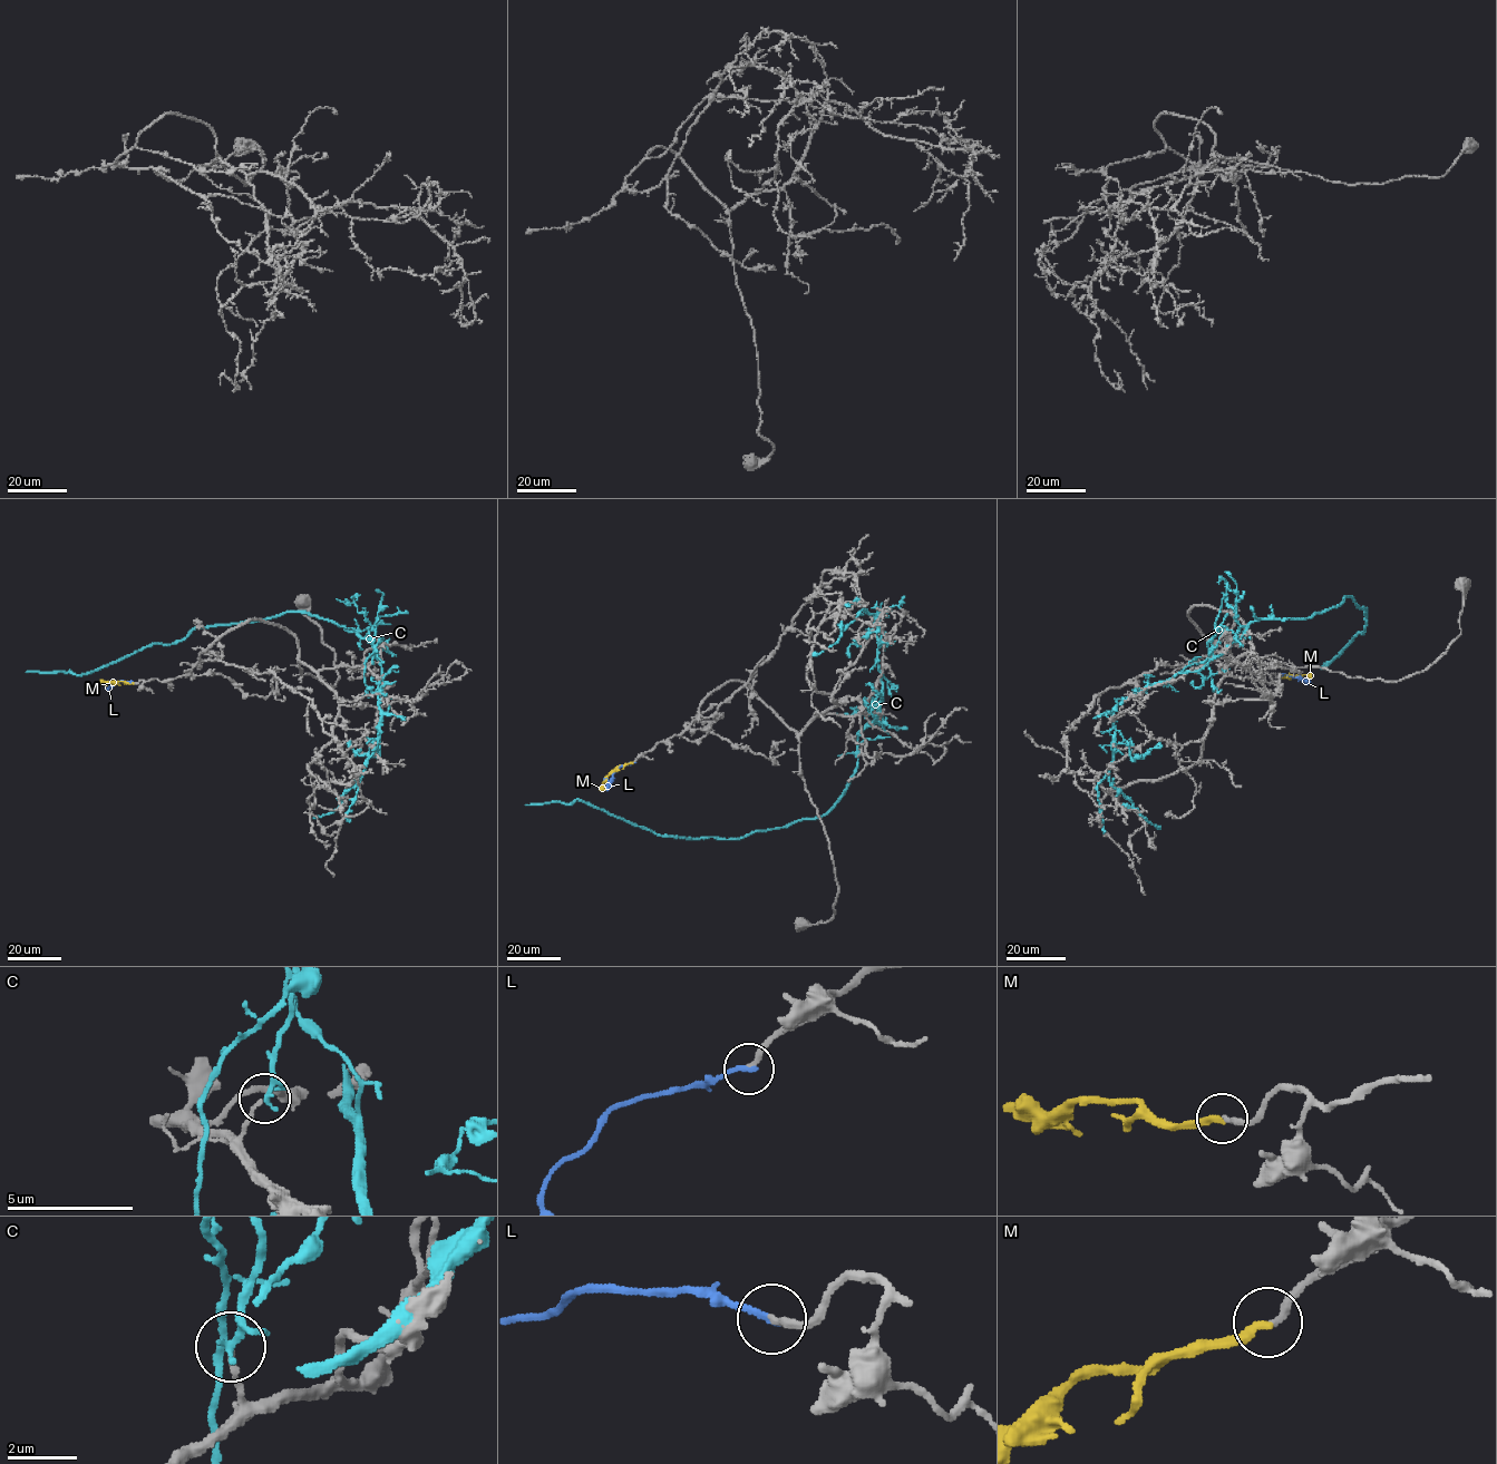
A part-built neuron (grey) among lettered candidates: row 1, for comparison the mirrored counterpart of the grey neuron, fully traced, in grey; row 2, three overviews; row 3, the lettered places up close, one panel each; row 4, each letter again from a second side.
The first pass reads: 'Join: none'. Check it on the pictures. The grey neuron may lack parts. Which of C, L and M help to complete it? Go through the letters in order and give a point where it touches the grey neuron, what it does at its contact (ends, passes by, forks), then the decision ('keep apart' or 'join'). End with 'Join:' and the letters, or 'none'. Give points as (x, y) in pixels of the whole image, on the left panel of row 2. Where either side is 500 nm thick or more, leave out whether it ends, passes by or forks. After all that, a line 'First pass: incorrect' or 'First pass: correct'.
C: contact (371, 663); it passes by; keep apart
L: contact (135, 683); it ends; keep apart
M: contact (134, 683); it ends; keep apart
Join: none
First pass: correct

